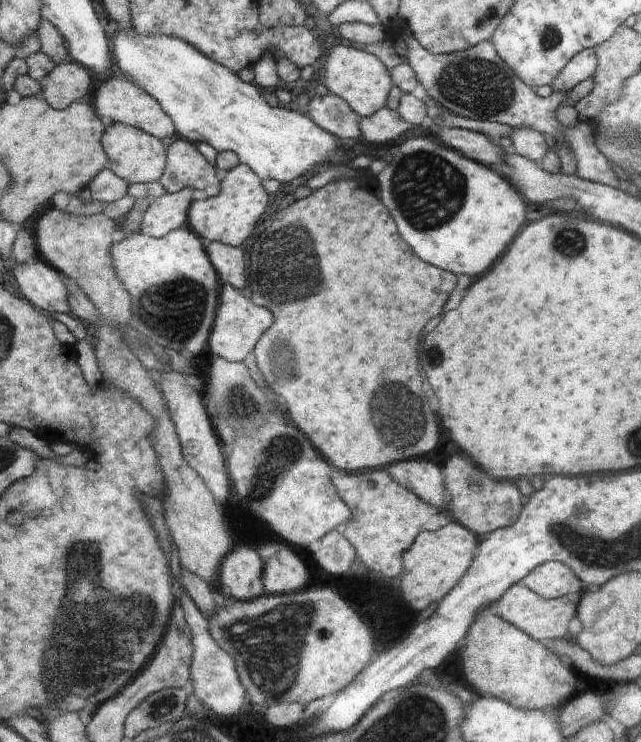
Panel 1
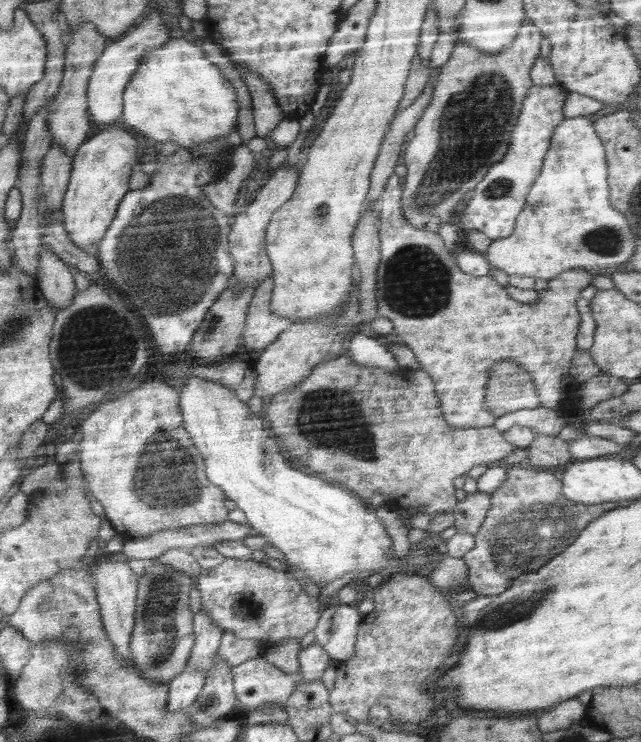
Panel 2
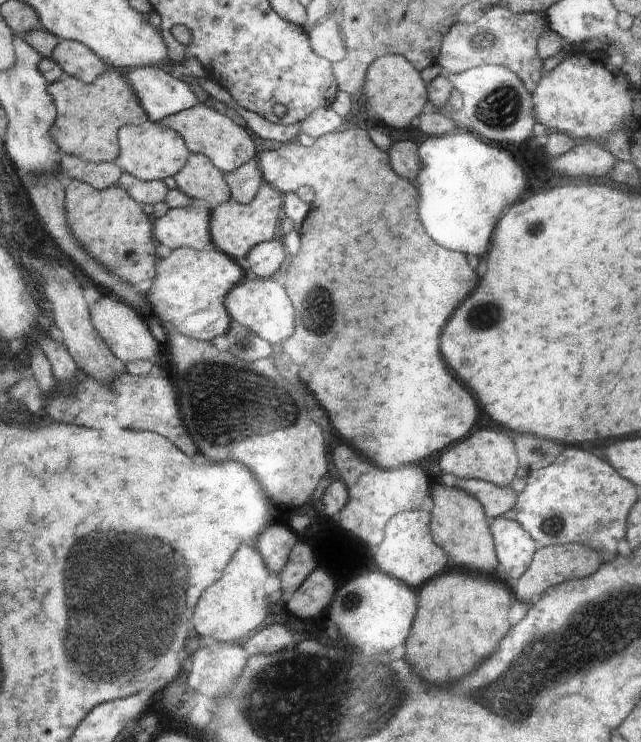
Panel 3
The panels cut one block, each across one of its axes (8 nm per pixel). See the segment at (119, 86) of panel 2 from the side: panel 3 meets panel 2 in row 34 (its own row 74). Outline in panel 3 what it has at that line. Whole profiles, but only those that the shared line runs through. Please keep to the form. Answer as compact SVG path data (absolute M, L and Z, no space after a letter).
M160 67L135 68L126 74L125 79L140 98L150 120L155 123L199 104L198 98L184 81Z

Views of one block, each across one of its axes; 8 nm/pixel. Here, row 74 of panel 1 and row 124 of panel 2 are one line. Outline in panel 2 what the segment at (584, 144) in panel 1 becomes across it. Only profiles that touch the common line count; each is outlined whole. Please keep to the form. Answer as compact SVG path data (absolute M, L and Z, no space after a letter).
M526 16L514 42L497 56L482 52L482 49L474 48L474 45L466 44L466 41L454 45L456 51L441 69L433 88L431 103L414 126L414 137L406 142L402 152L401 161L407 168L407 175L401 194L401 209L414 228L438 233L442 222L450 222L450 216L456 212L456 204L462 200L462 196L474 190L484 179L488 168L504 158L510 146L512 125L515 124L528 91L533 87L530 68L539 58L538 50L542 42L540 31L540 27Z

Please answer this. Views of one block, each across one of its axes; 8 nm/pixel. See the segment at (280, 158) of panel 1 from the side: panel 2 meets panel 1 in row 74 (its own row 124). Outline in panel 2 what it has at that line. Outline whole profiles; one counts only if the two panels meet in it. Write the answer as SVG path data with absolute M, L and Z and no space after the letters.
M171 37L166 45L146 53L123 95L125 111L120 124L158 142L172 140L190 149L226 137L227 148L240 146L234 88L193 41Z

